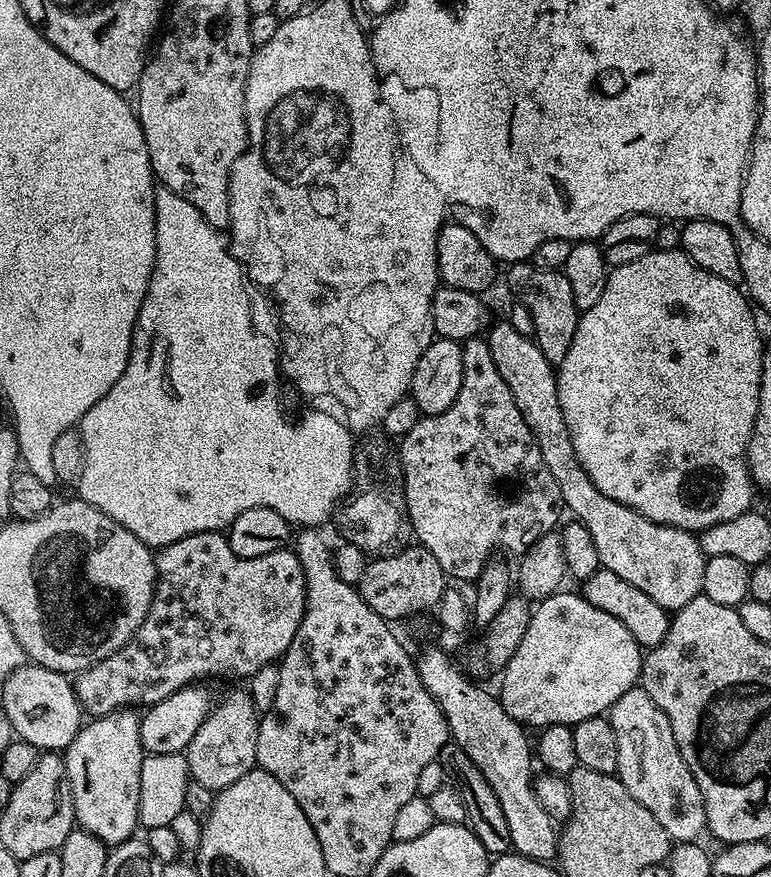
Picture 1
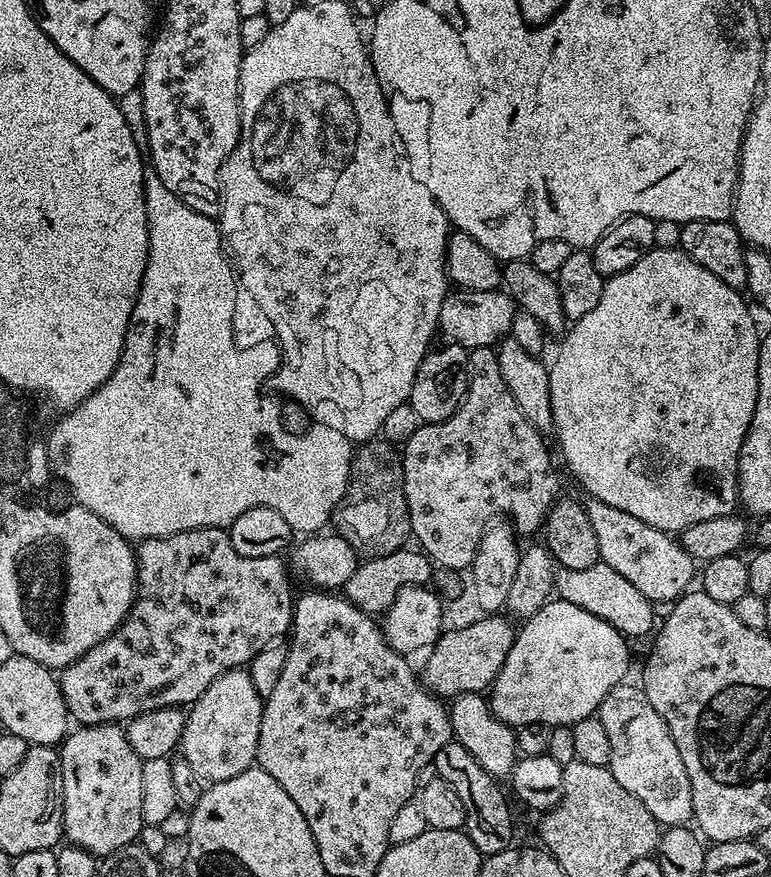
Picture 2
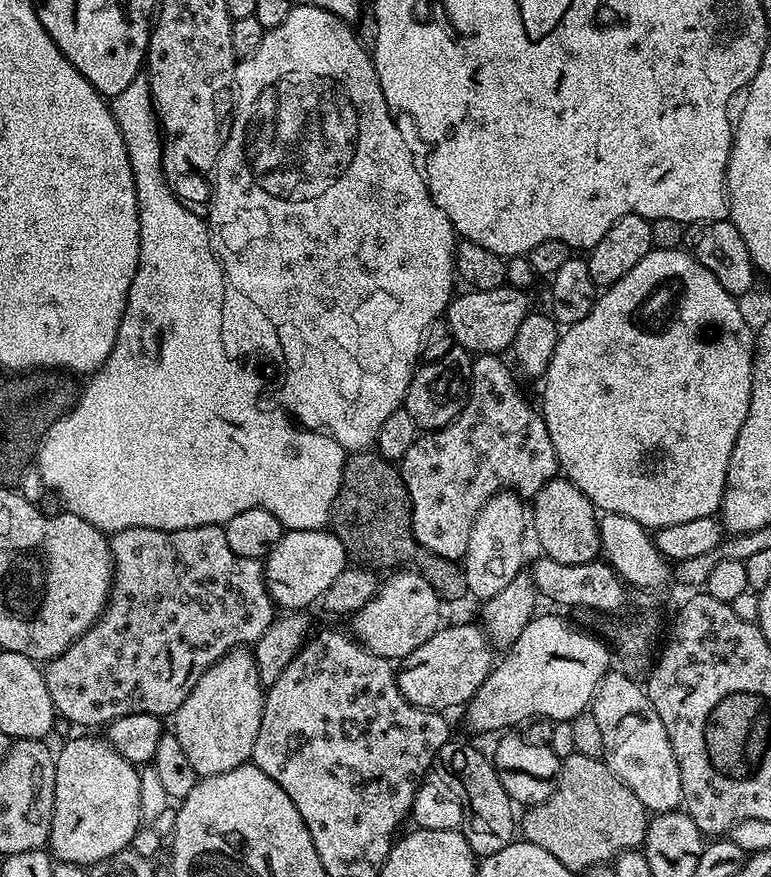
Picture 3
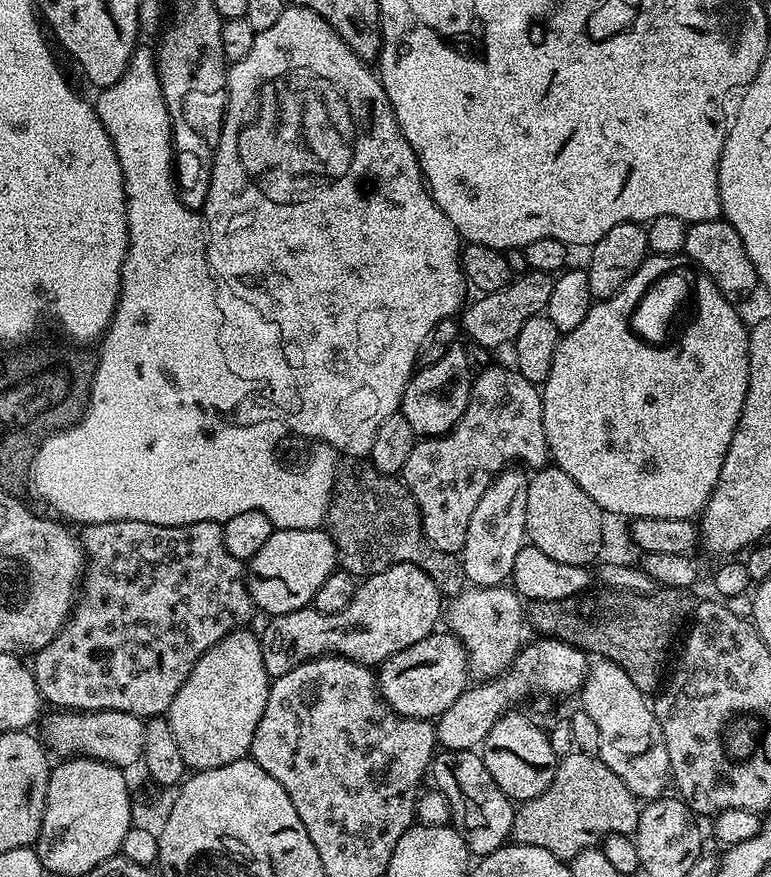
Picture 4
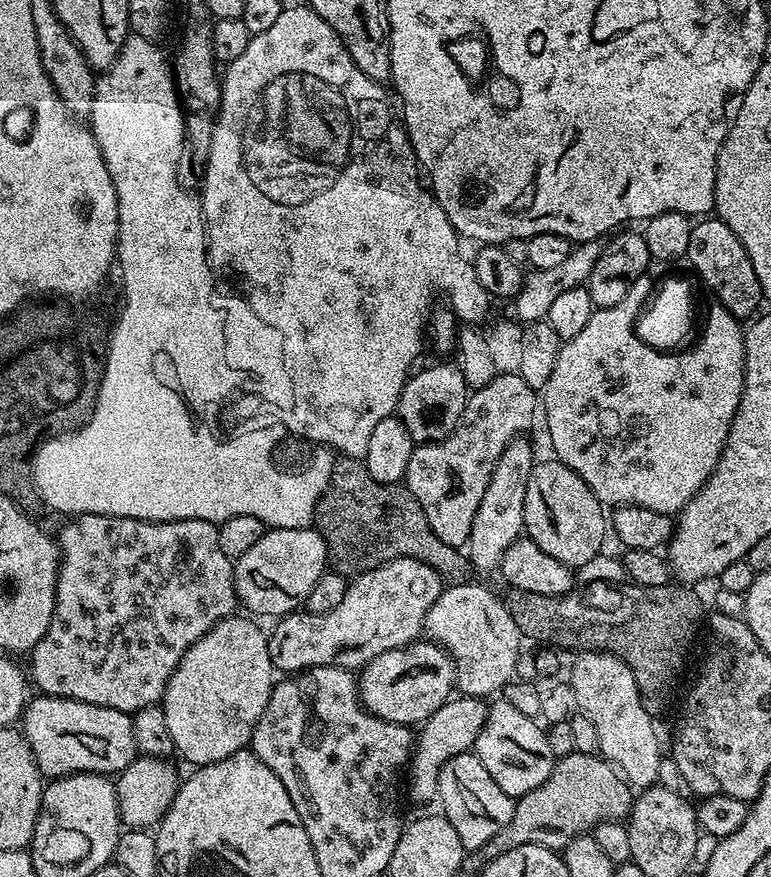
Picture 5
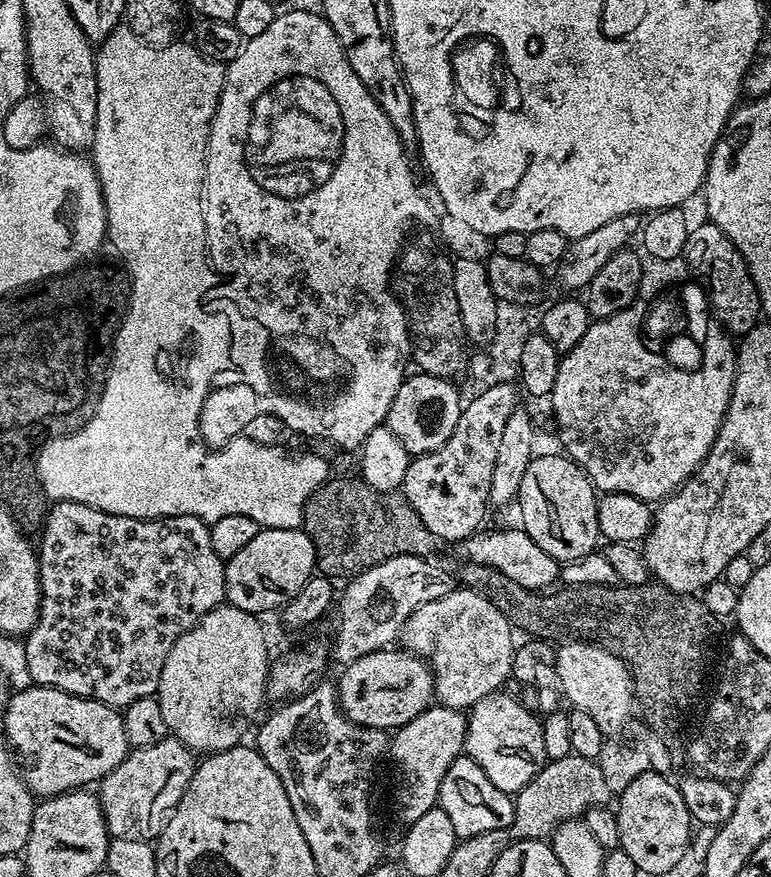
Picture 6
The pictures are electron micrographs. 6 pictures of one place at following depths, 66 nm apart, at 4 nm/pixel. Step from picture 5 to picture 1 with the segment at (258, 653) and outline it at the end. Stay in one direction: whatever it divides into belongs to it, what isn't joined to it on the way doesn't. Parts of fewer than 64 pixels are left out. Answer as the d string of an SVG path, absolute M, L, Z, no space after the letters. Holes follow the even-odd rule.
M247 691L232 692L224 701L217 703L209 712L207 718L198 726L198 734L188 743L186 755L188 757L188 775L195 783L206 786L213 794L220 789L230 786L230 782L238 782L242 774L252 771L257 767L256 743L258 742L258 730L260 729L260 716L256 711L254 702Z

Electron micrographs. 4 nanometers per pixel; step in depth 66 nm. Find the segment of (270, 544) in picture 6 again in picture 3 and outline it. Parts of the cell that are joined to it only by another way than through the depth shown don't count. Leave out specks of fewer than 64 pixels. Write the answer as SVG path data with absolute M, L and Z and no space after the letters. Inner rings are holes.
M289 529L281 536L278 543L271 549L264 560L265 580L269 594L275 605L286 607L286 610L304 610L312 602L316 603L323 597L330 584L338 578L342 570L348 566L348 555L336 534L327 529L294 531Z

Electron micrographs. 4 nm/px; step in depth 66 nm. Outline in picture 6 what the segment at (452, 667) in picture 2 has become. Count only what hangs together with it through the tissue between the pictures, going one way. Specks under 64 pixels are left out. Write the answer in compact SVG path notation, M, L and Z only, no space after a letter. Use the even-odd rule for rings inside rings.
M381 650L358 658L343 669L336 684L340 709L358 726L395 730L406 726L410 718L418 718L434 700L432 669L423 656L415 652Z

